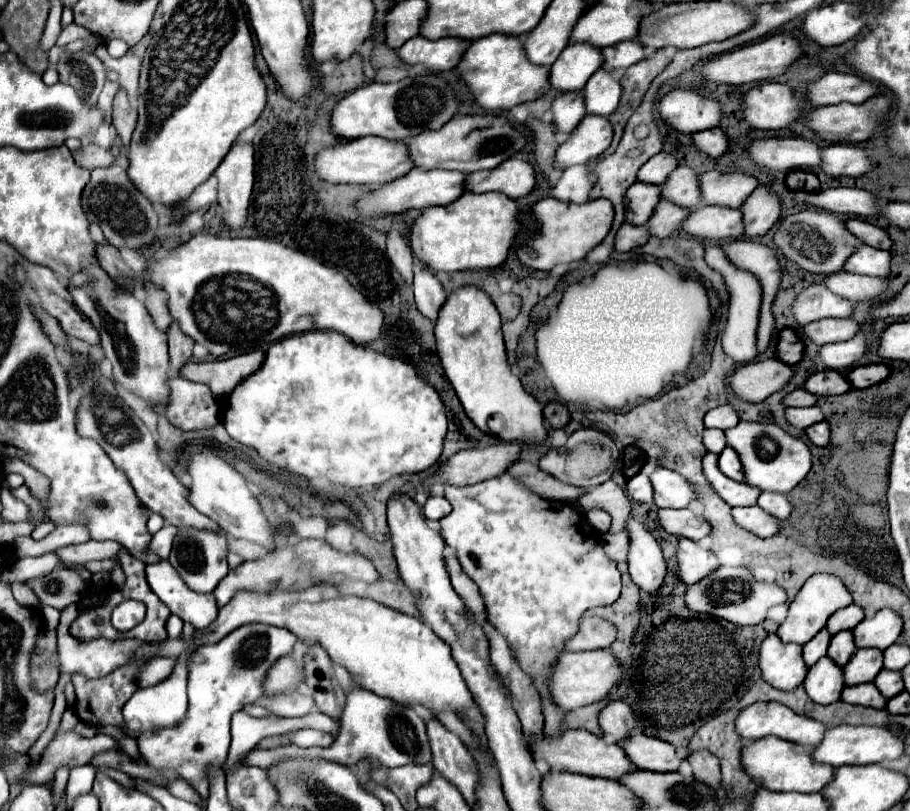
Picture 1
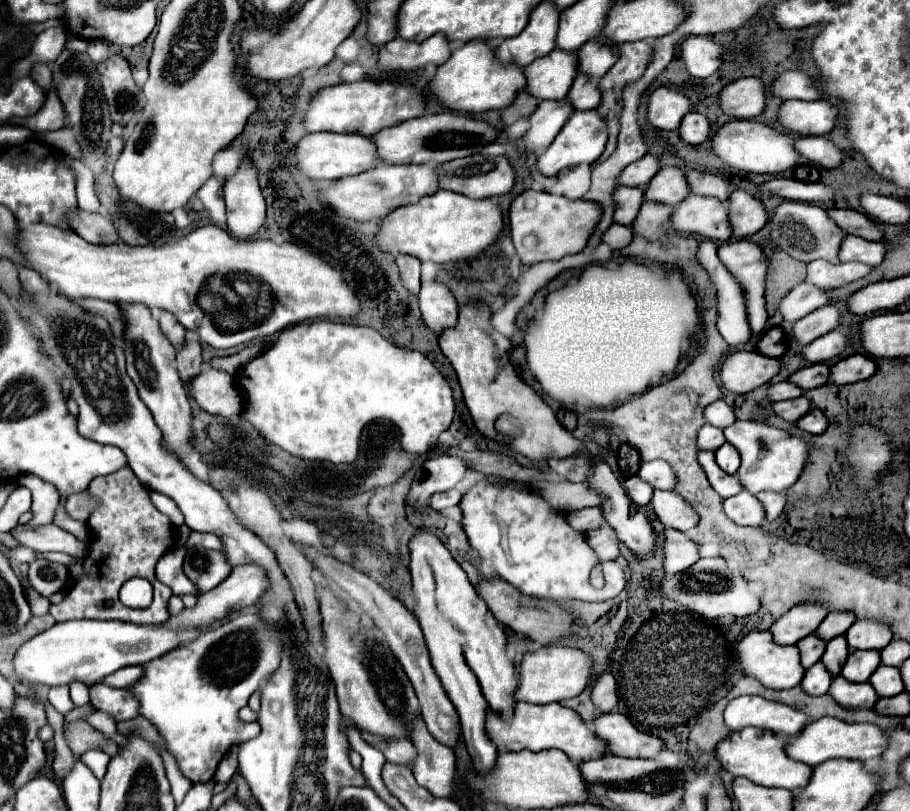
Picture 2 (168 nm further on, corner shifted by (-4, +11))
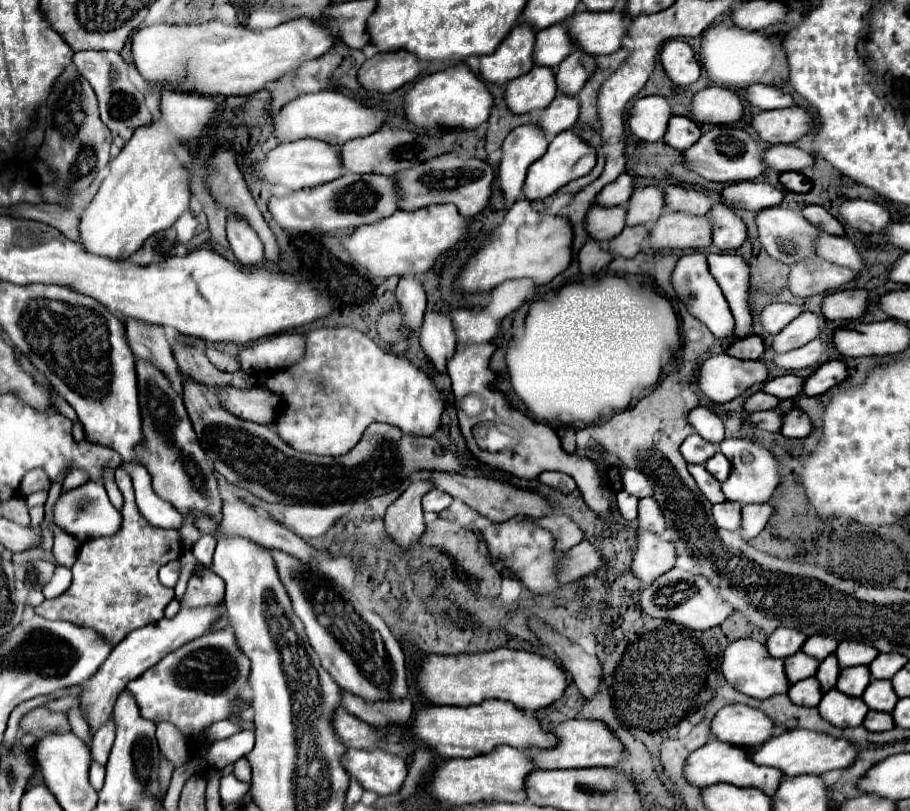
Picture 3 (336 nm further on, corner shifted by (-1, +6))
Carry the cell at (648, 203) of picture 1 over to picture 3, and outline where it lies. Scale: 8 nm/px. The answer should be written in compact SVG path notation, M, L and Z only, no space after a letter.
M593 206L585 218L585 230L591 240L607 242L613 240L613 236L621 234L625 228L625 210L621 206L613 208L601 208Z

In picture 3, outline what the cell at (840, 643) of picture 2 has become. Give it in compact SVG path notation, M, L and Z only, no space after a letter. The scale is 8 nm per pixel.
M831 654L831 656L827 656L827 658L819 664L817 674L815 674L815 678L819 680L821 692L829 692L831 688L835 688L837 674L839 674L839 664L837 664L837 658Z

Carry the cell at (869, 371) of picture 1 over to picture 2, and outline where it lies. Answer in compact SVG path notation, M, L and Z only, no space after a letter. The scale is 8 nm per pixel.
M850 355L846 359L840 359L830 369L830 383L836 385L848 385L862 379L872 377L876 371L876 363L872 357L866 355Z

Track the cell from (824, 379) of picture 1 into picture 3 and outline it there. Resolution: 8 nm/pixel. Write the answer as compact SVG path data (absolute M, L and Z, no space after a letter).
M785 374L785 376L765 382L763 392L777 396L779 400L785 400L785 398L795 398L801 392L801 386L803 386L803 378L799 378L795 374Z

